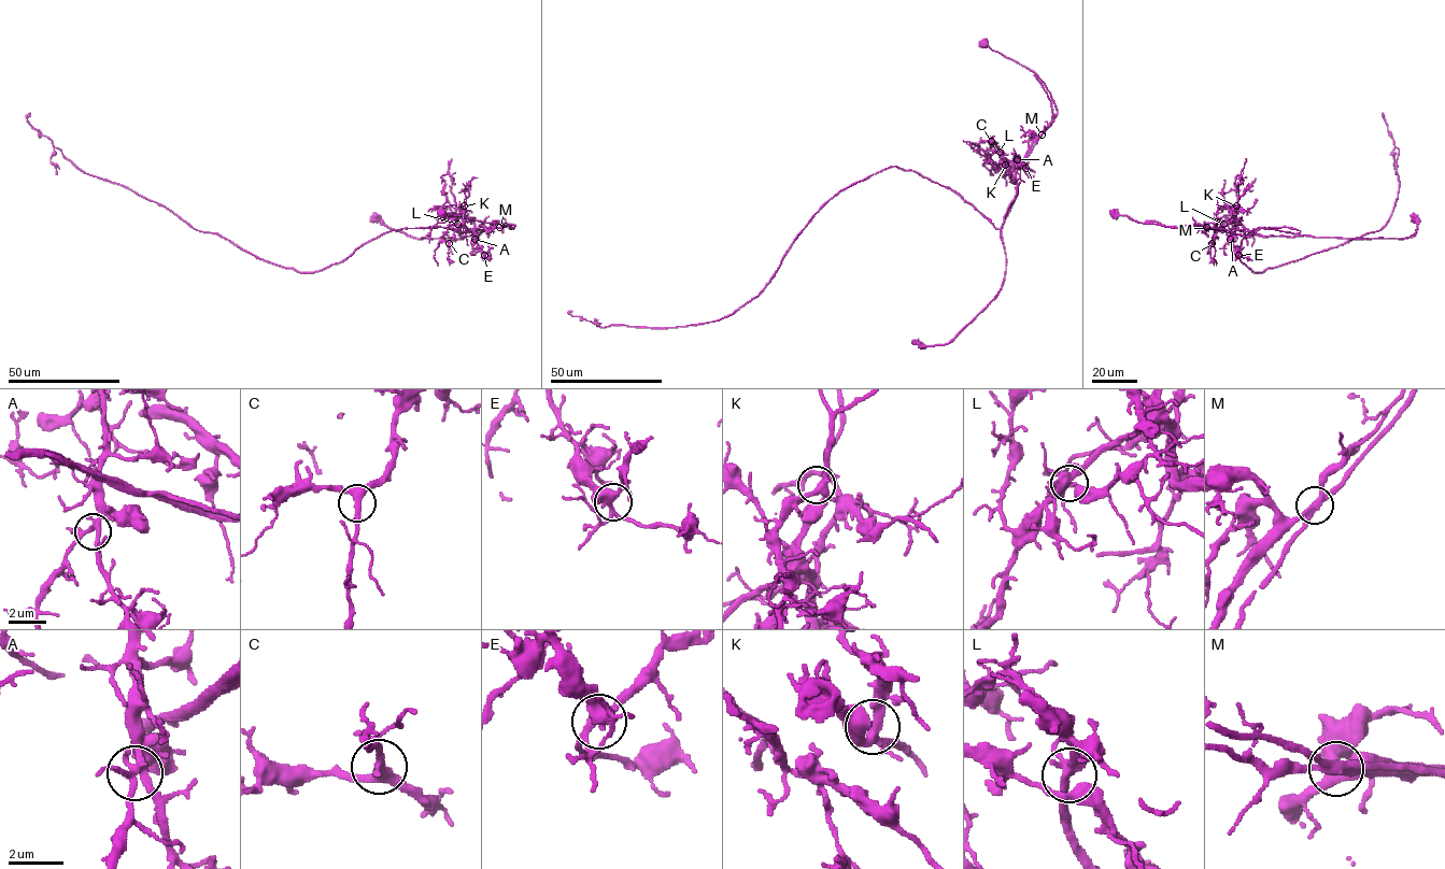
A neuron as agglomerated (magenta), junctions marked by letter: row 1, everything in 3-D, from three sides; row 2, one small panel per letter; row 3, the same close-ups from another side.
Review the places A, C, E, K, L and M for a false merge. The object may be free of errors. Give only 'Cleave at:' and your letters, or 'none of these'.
Cleave at: M

